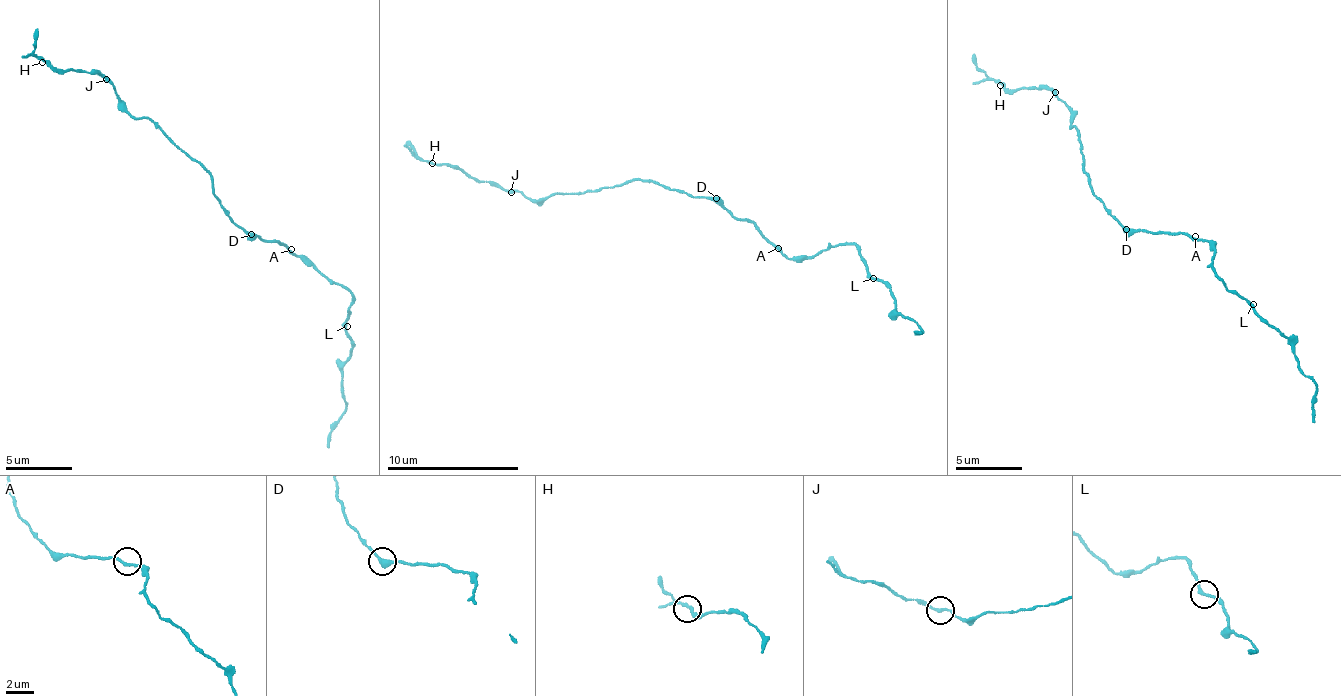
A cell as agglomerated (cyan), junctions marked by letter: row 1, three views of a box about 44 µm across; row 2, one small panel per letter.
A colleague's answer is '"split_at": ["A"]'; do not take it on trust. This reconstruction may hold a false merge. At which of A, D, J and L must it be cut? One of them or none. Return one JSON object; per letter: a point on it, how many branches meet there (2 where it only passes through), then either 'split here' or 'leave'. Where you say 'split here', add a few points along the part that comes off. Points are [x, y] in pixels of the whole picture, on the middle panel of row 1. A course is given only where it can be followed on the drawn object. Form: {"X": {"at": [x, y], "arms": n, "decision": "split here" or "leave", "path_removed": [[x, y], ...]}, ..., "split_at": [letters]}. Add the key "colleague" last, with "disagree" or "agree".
{"A": {"at": [778, 248], "arms": 2, "decision": "leave"}, "D": {"at": [716, 198], "arms": 2, "decision": "leave"}, "J": {"at": [511, 192], "arms": 2, "decision": "leave"}, "L": {"at": [873, 278], "arms": 2, "decision": "leave"}, "split_at": [], "colleague": "disagree"}

